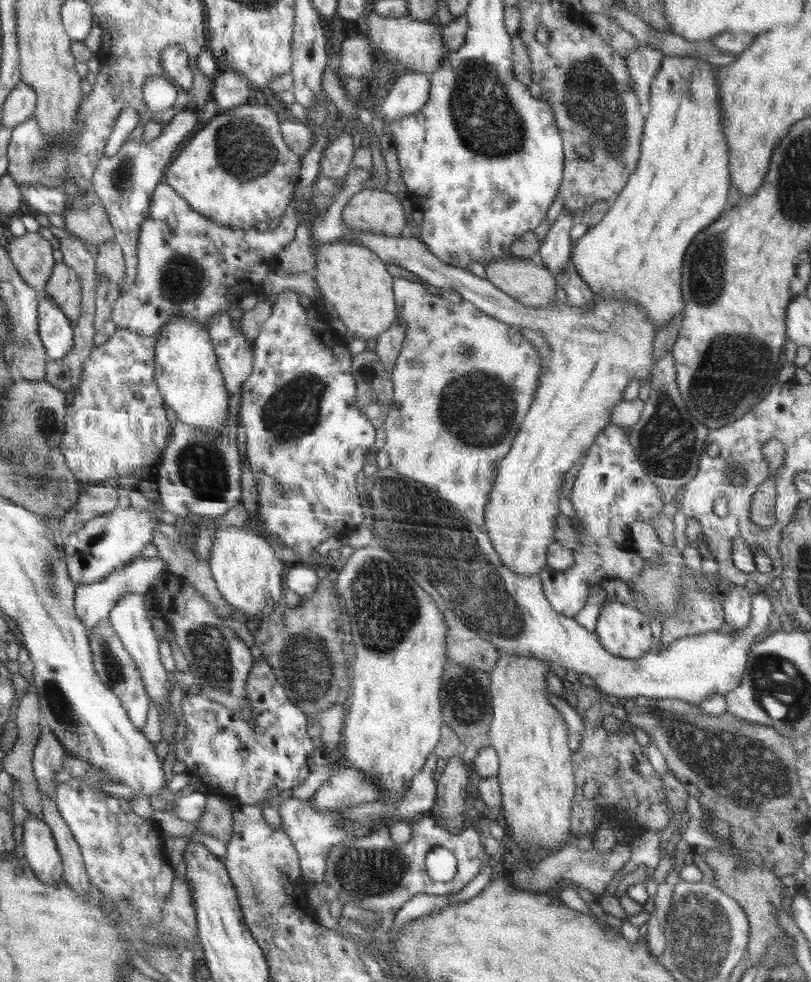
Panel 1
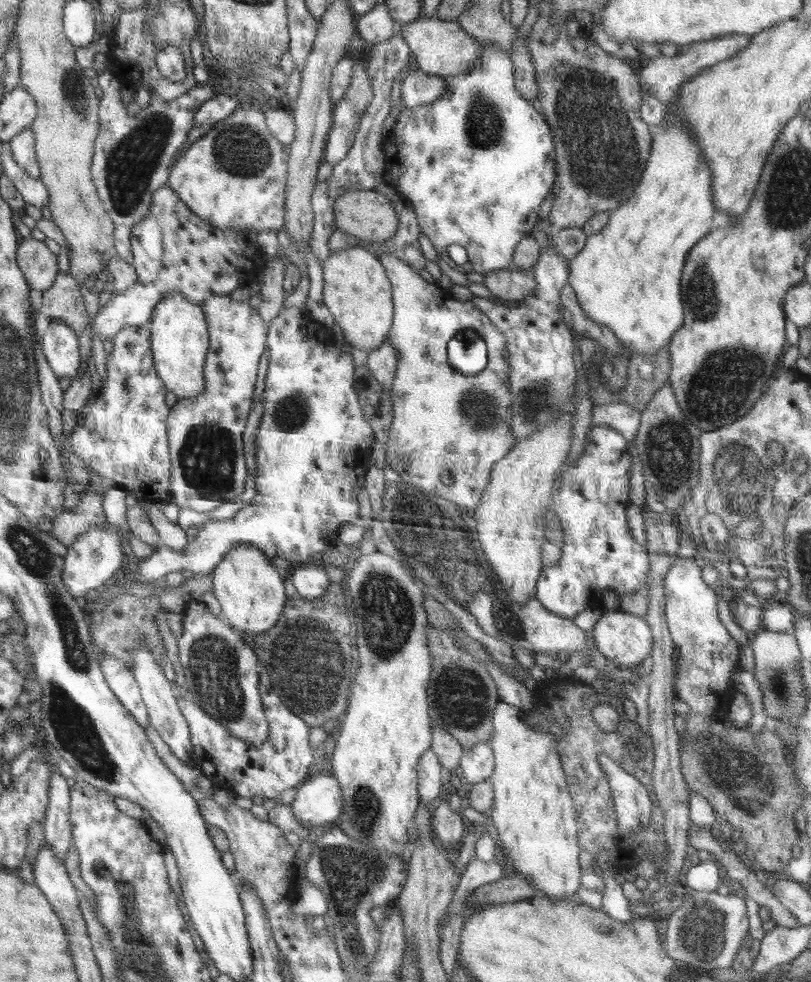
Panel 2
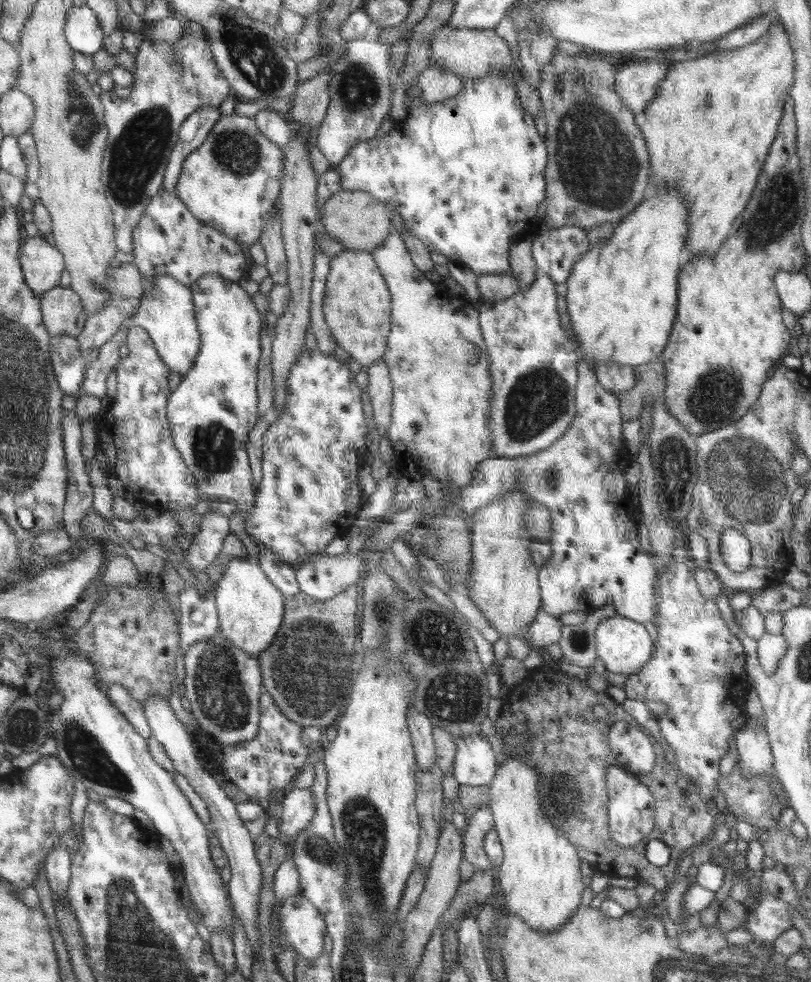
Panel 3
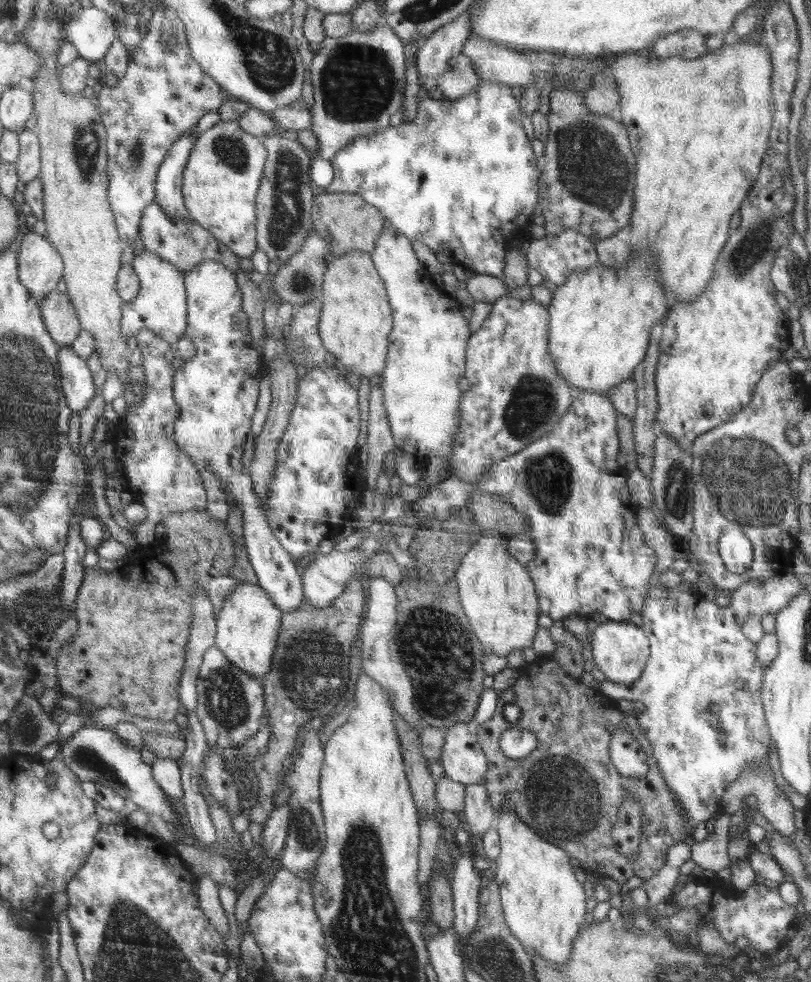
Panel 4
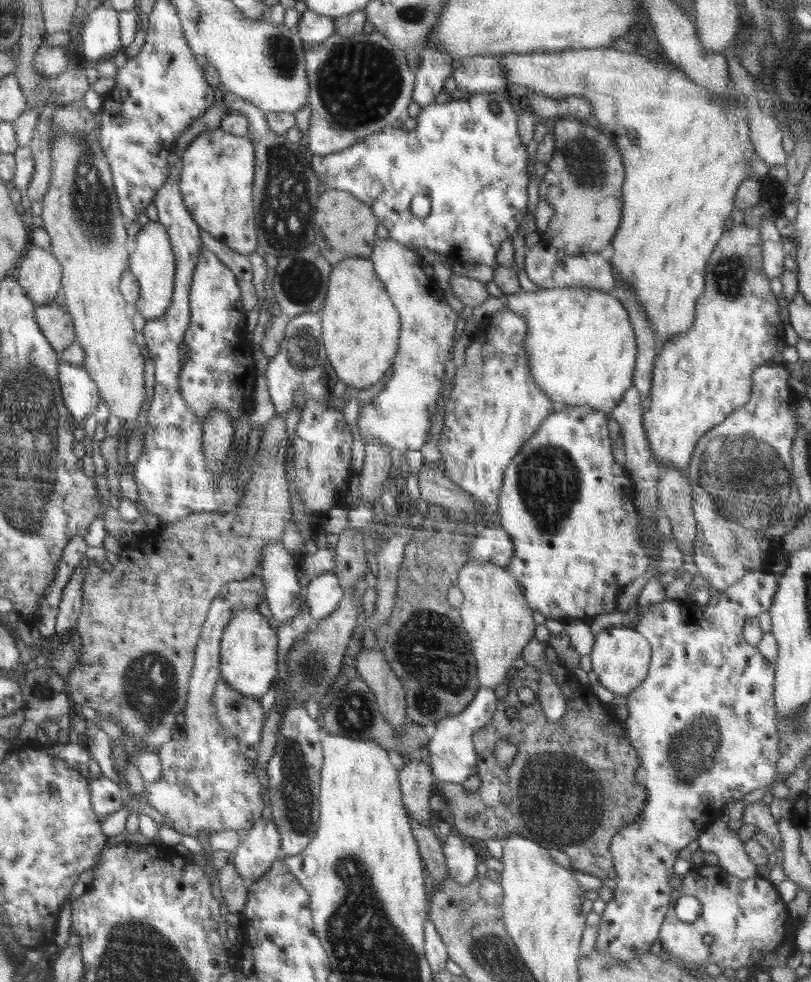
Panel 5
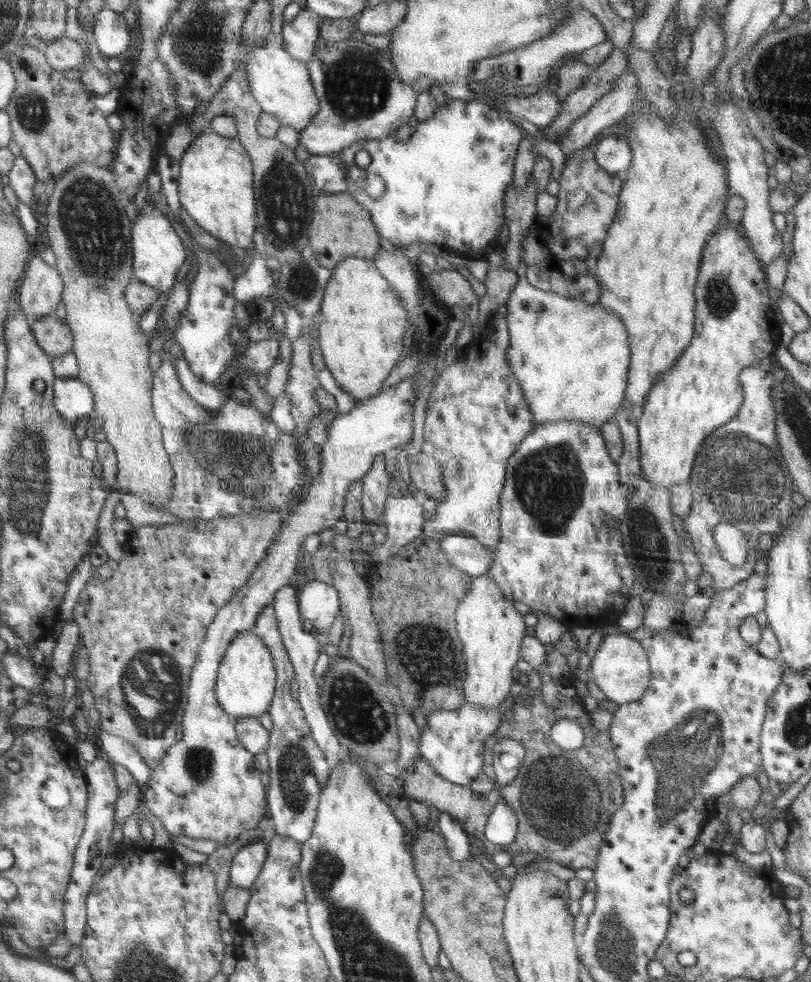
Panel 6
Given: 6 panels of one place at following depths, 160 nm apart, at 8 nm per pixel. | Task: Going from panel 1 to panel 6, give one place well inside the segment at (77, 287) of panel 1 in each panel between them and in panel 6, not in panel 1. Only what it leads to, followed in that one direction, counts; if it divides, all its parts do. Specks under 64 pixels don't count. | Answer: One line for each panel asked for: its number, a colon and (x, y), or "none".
2: (63, 300)
3: (63, 310)
4: (60, 316)
5: (56, 323)
6: (54, 336)

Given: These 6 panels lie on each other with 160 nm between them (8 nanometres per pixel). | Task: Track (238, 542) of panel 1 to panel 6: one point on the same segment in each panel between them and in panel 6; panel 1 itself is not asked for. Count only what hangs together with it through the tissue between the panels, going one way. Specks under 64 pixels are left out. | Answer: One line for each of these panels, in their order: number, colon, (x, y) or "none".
2: (250, 592)
3: (250, 608)
4: (247, 628)
5: (249, 664)
6: (245, 688)

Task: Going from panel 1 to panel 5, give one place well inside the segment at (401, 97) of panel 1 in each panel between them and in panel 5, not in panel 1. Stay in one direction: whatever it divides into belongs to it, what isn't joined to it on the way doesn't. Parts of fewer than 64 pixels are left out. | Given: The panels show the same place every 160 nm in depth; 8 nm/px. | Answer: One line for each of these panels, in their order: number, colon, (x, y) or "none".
2: (418, 89)
3: (436, 85)
4: (460, 79)
5: (483, 73)

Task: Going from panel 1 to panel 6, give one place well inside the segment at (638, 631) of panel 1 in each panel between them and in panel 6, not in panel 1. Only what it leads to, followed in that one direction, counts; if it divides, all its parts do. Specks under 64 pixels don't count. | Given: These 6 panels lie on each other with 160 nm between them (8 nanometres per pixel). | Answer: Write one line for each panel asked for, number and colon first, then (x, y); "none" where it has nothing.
2: (625, 639)
3: (624, 646)
4: (620, 649)
5: (620, 656)
6: (620, 668)

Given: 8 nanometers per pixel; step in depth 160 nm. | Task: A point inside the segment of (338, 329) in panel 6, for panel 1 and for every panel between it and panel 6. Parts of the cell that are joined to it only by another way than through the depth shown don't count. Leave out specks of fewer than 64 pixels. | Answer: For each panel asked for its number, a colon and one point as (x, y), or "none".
1: (351, 277)
2: (356, 290)
3: (356, 305)
4: (355, 322)
5: (360, 326)

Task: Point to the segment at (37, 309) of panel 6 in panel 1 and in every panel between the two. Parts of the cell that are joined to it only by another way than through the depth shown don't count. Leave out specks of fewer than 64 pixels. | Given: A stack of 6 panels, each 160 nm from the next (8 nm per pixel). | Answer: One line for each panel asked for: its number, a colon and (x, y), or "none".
1: (32, 255)
2: (38, 264)
3: (42, 264)
4: (40, 264)
5: (40, 272)

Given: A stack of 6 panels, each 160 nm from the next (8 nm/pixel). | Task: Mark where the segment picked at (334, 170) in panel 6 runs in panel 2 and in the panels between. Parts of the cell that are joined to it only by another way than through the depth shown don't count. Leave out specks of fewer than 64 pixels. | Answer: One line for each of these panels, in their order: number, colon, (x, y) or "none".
2: (476, 165)
3: (465, 174)
4: (462, 178)
5: (466, 156)

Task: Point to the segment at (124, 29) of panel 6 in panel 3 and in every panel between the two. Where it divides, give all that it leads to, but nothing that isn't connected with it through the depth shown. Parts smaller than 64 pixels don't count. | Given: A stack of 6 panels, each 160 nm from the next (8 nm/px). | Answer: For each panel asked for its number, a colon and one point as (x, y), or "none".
3: (83, 30)
4: (91, 31)
5: (101, 36)

